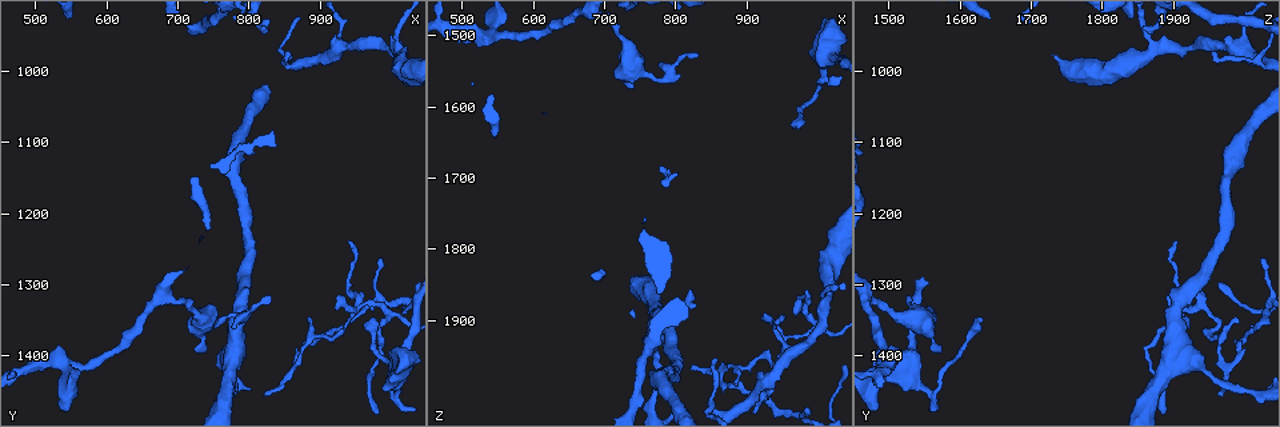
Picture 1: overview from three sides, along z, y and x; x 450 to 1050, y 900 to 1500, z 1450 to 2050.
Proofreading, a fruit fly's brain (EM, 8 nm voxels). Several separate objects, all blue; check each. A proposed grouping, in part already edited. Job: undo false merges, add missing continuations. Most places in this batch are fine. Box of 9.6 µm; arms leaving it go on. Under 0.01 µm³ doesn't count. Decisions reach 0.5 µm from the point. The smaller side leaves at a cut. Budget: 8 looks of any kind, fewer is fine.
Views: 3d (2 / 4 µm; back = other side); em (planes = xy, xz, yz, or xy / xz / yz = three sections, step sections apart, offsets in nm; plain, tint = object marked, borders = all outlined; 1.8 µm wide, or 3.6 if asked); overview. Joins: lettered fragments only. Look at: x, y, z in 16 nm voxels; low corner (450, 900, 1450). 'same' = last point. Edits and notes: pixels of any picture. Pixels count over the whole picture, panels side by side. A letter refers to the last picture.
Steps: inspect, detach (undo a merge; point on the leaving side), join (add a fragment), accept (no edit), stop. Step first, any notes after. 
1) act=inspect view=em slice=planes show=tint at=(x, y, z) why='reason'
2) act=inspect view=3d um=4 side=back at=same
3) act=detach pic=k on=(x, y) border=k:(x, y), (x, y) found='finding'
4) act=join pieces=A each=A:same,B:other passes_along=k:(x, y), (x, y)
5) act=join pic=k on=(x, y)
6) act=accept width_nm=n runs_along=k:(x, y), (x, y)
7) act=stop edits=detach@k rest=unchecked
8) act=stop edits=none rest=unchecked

act=inspect view=em um=3.6 slice=xy step=4 show=tint at=(995, 1340, 1910) why='a fork'

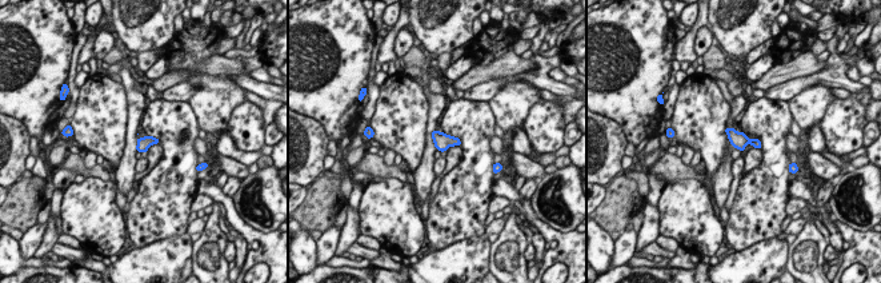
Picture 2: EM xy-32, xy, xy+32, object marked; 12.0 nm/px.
act=inspect view=em um=3.6 slice=planes show=borders at=same why='cut it another way'

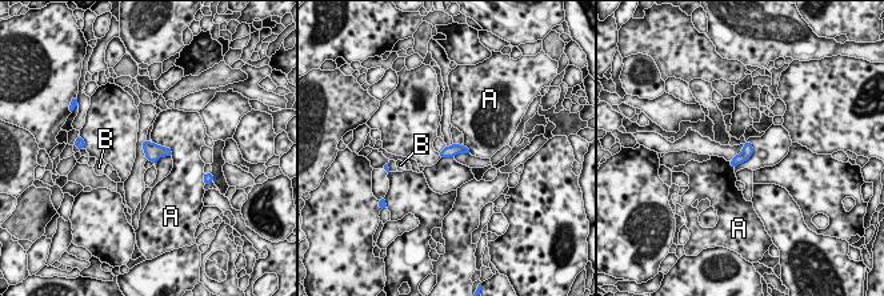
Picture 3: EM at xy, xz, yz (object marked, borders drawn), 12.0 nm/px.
act=accept width_nm=140 each=A:other,B:other border=3:(152, 142), (167, 147), (172, 156) found='one cell here'

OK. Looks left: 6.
act=inspect view=em slice=planes show=borders at=(885, 1345, 1985) why='free end'

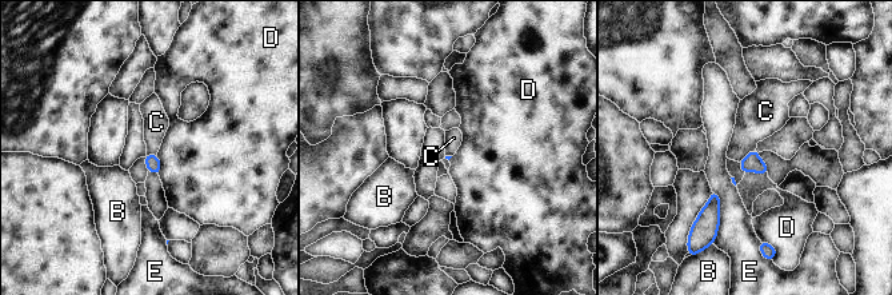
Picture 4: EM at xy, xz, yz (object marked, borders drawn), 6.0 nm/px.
act=accept each=B:other,C:other,D:other,E:other border=4:(755, 148), (739, 162) found='none of them fits'

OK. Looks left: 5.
act=inspect view=3d um=2 at=(975, 1345, 1630)

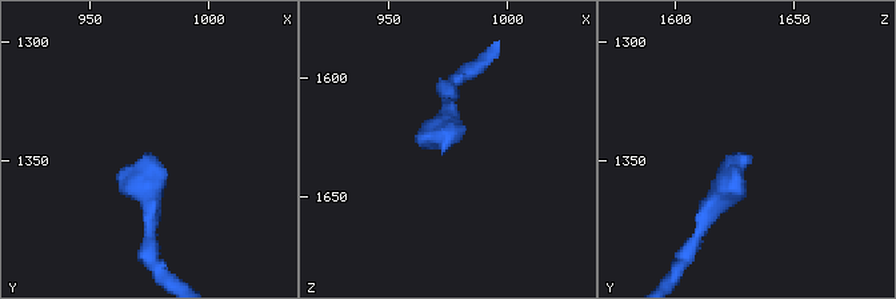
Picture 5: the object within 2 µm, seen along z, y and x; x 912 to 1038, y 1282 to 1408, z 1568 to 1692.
act=inspect view=em slice=planes show=plain at=(974, 1349, 1631)

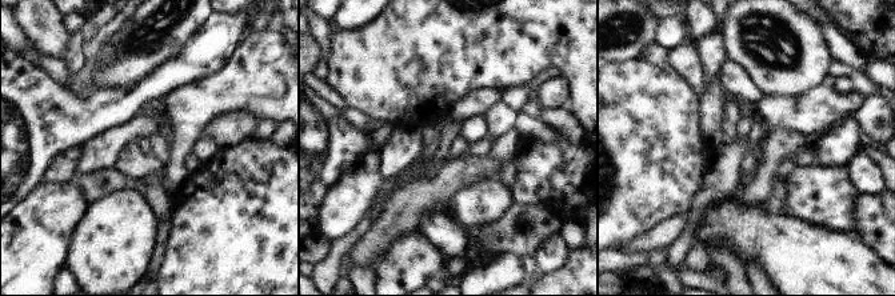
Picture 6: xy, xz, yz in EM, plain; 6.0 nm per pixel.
act=inspect view=em slice=planes show=borders at=same why='see the neighbours'

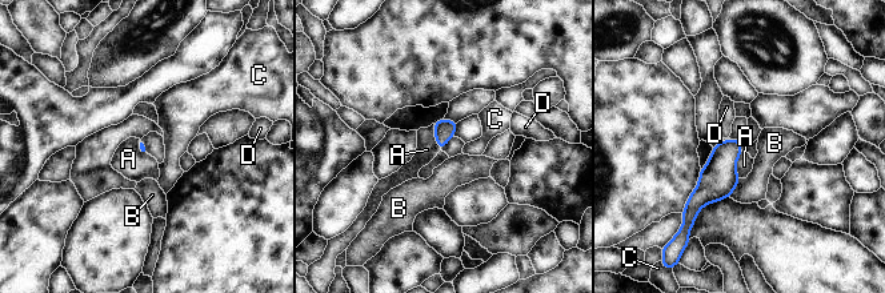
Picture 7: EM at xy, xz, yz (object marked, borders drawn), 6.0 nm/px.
act=accept each=A:other,B:other,C:other,D:other border=7:(741, 151), (736, 163), (739, 177) found='none of them fits'

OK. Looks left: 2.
act=inspect view=em slice=xz step=16 show=borders at=(820, 935, 1855) why='thin end'

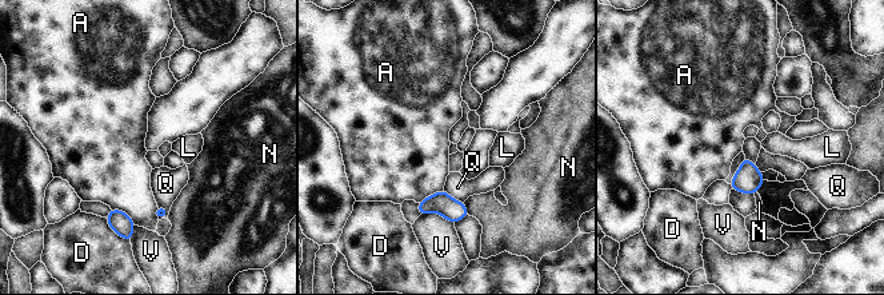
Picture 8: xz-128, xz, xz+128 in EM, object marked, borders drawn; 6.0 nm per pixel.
act=accept each=A:other,D:other,L:other,N:other,Q:other,V:other border=8:(111, 208), (119, 208), (135, 224) found='no lettered fragment goes on from it'

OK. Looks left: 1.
act=stop edits=none rest=unchecked

